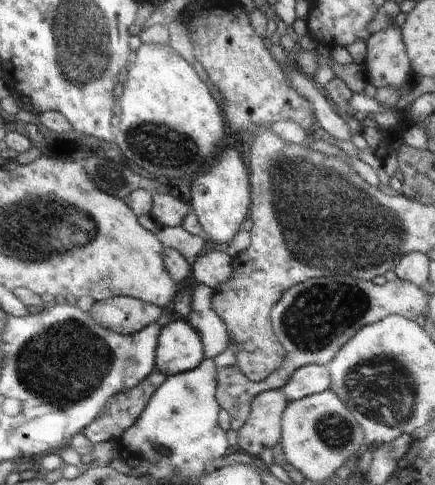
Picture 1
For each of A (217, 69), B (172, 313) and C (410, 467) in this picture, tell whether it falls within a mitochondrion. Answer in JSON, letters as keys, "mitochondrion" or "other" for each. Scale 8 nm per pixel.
{"A":"other","B":"other","C":"other"}

